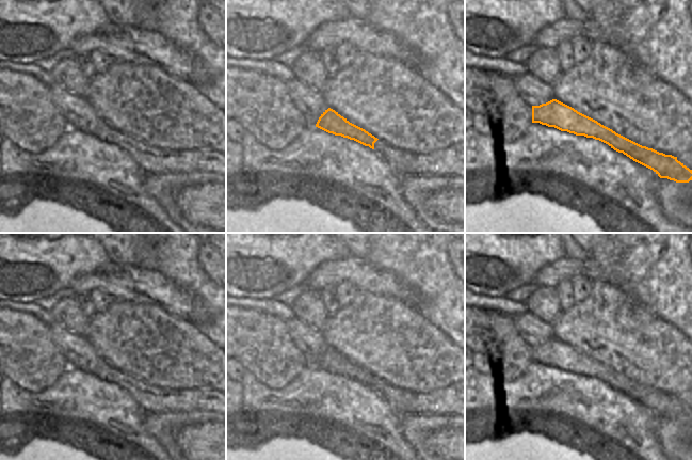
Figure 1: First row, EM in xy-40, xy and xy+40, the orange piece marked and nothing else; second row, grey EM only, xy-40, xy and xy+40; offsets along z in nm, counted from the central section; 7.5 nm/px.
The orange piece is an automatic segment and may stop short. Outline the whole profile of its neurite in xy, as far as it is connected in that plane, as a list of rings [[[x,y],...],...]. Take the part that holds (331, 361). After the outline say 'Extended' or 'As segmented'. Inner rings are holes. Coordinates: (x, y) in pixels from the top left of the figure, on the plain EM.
[[[331,347],[321,353],[316,366],[328,372],[354,379],[372,388],[374,388],[374,382],[379,379],[365,368],[350,362],[347,358]]]. As segmented.

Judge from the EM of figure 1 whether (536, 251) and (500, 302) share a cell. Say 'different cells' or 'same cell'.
different cells

